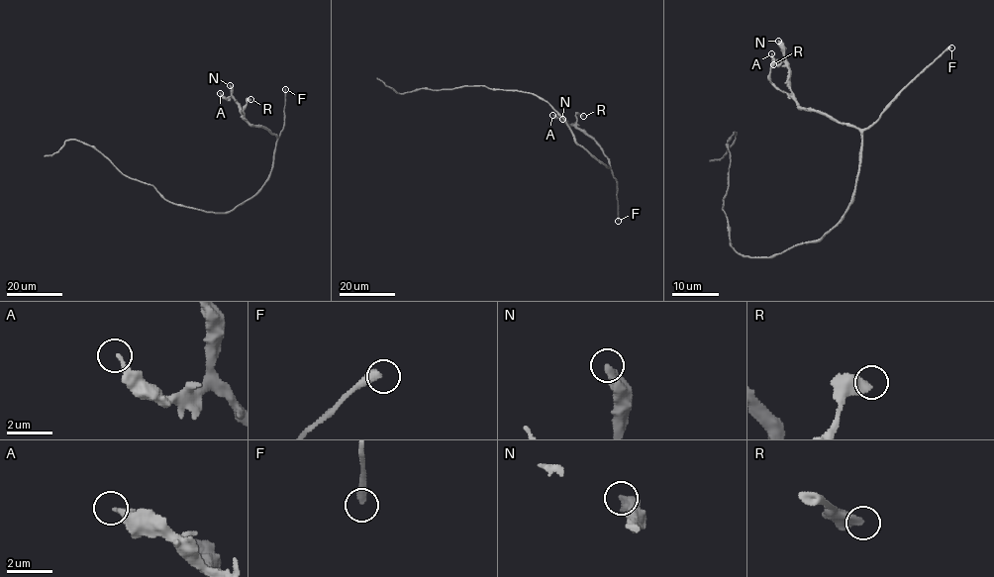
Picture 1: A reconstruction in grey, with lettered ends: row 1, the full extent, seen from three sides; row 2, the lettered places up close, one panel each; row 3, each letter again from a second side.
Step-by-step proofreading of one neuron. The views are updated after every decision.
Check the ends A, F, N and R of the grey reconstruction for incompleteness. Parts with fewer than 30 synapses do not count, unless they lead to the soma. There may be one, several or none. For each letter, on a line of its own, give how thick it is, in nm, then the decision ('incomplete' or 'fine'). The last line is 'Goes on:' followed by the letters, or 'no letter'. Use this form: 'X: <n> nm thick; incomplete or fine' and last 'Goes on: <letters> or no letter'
A: 180 nm thick; fine
F: 360 nm thick; incomplete
N: 420 nm thick; fine
R: 480 nm thick; fine
Goes on: F

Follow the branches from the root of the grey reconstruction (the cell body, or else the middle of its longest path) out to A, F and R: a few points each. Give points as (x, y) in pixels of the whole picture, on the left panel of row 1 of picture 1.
A: (224, 213), (250, 199), (263, 184), (271, 169), (277, 137), (251, 126), (239, 104), (220, 93)
F: (224, 213), (250, 199), (270, 173), (275, 143), (284, 121), (285, 89)
R: (224, 213), (250, 199), (263, 184), (272, 167), (277, 137), (244, 119), (244, 107), (250, 99)

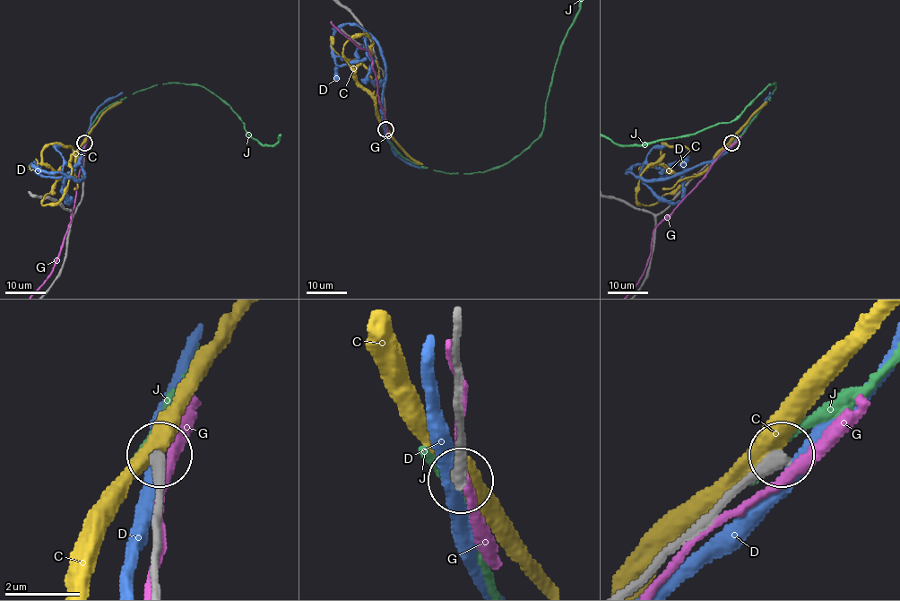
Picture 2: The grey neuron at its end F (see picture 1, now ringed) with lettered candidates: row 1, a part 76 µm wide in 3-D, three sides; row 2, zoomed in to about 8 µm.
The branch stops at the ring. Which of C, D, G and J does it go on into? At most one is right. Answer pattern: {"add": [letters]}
{"add": []}

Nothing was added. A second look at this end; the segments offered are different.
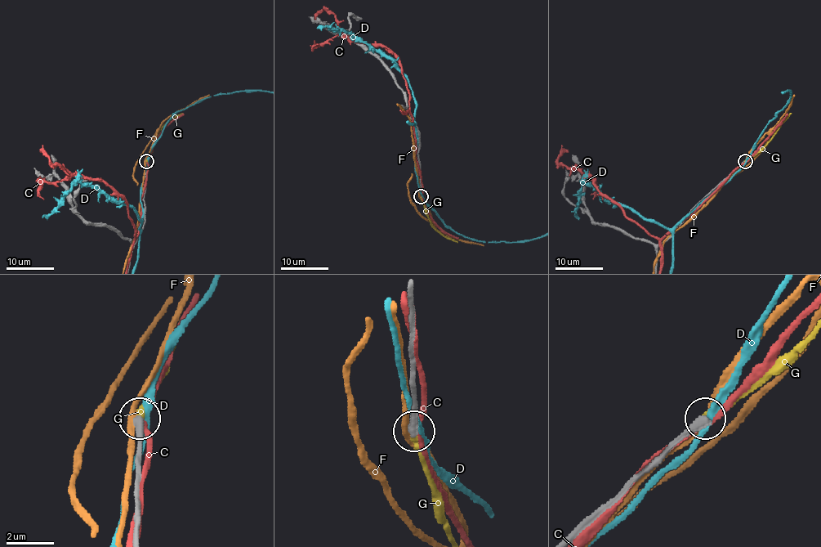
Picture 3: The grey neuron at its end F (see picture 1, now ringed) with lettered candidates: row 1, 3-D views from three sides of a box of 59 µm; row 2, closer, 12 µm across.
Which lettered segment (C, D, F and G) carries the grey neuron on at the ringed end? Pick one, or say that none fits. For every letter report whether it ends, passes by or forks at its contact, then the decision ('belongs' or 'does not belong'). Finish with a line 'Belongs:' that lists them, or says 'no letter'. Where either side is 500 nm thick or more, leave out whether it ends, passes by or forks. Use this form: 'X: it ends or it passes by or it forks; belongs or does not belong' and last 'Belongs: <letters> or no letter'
C: it passes by; does not belong
D: it passes by; does not belong
F: it passes by; does not belong
G: it ends; belongs
Belongs: G

